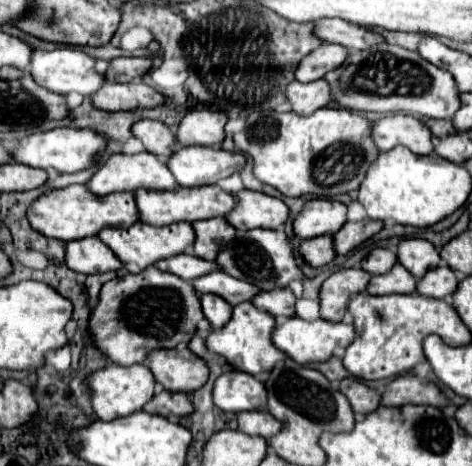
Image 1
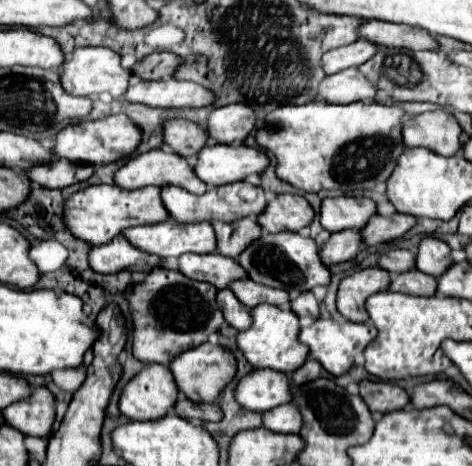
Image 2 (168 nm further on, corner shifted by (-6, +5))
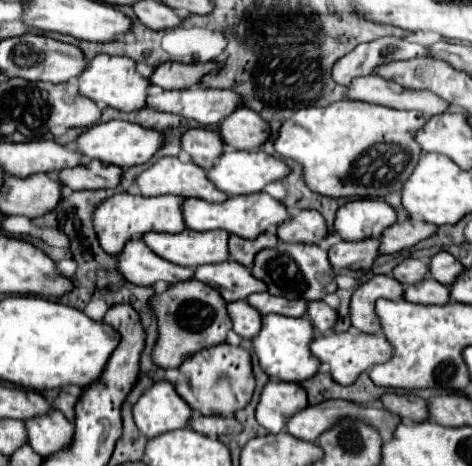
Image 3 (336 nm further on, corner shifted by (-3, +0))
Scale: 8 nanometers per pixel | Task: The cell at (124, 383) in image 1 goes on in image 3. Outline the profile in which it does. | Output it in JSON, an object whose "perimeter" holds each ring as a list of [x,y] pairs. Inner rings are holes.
{"perimeter":[[[169,381],[155,383],[133,407],[135,425],[149,439],[171,429],[185,429],[191,415],[193,409],[177,395]]]}

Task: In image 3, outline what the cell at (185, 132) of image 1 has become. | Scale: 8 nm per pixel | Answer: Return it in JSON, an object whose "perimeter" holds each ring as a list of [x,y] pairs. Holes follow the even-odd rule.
{"perimeter":[[[239,107],[221,123],[219,133],[229,149],[257,151],[269,139],[271,127],[253,109]]]}

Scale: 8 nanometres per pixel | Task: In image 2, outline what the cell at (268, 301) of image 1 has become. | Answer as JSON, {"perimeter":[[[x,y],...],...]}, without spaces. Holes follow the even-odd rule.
{"perimeter":[[[302,292],[300,296],[290,300],[290,310],[296,316],[310,316],[310,318],[318,318],[318,300],[314,298],[312,292]]]}

